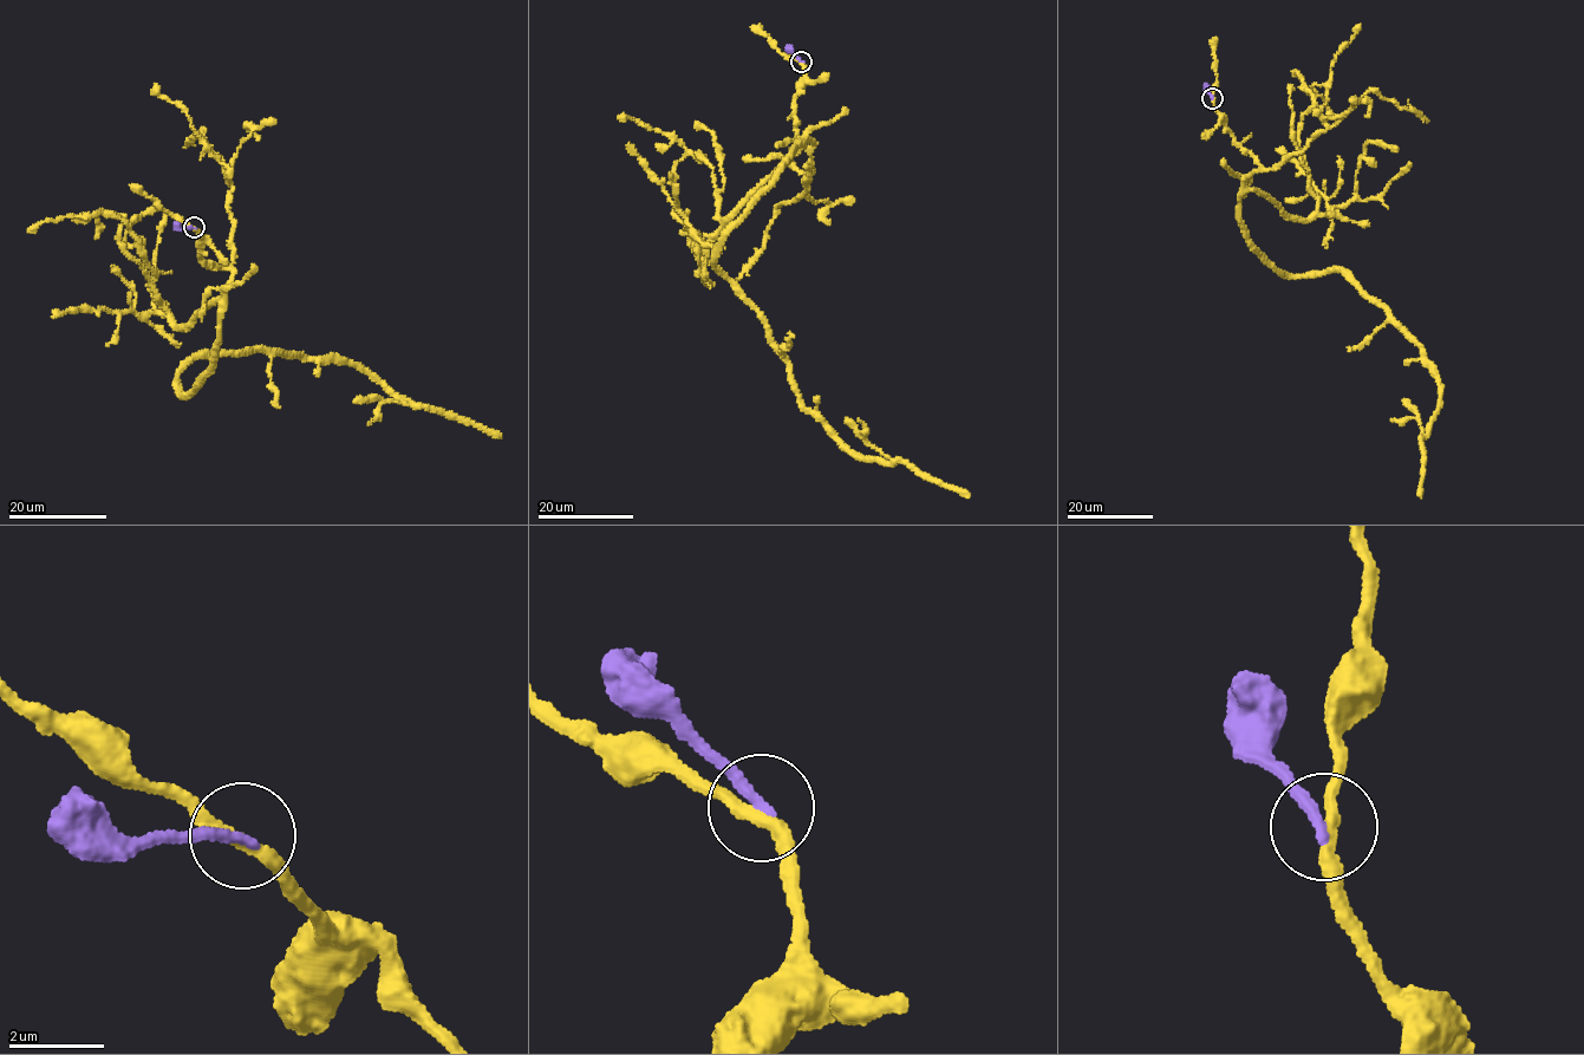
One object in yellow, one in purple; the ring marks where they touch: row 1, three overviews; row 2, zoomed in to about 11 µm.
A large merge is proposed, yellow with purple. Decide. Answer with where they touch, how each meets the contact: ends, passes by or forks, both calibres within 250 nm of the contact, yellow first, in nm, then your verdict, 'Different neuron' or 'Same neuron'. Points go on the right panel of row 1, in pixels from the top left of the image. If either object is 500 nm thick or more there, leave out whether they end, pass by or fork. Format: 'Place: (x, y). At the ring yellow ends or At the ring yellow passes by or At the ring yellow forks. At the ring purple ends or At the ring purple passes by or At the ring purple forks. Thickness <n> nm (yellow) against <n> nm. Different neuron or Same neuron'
Place: (1212, 98). At the ring yellow passes by. At the ring purple ends. Thickness 280 nm (yellow) against 280 nm. Same neuron

